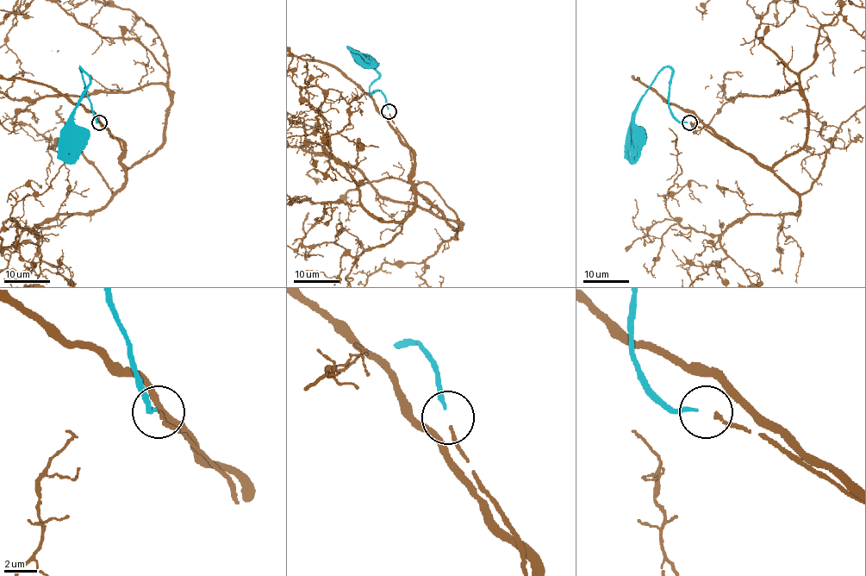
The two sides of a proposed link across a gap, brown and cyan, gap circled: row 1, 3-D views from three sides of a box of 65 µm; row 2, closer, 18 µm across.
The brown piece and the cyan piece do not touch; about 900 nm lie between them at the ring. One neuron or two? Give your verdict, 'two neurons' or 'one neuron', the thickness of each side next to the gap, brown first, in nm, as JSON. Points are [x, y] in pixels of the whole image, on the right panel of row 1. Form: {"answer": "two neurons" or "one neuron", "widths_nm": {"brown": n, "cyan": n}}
{"answer": "one neuron", "widths_nm": {"brown": 180, "cyan": 240}}

